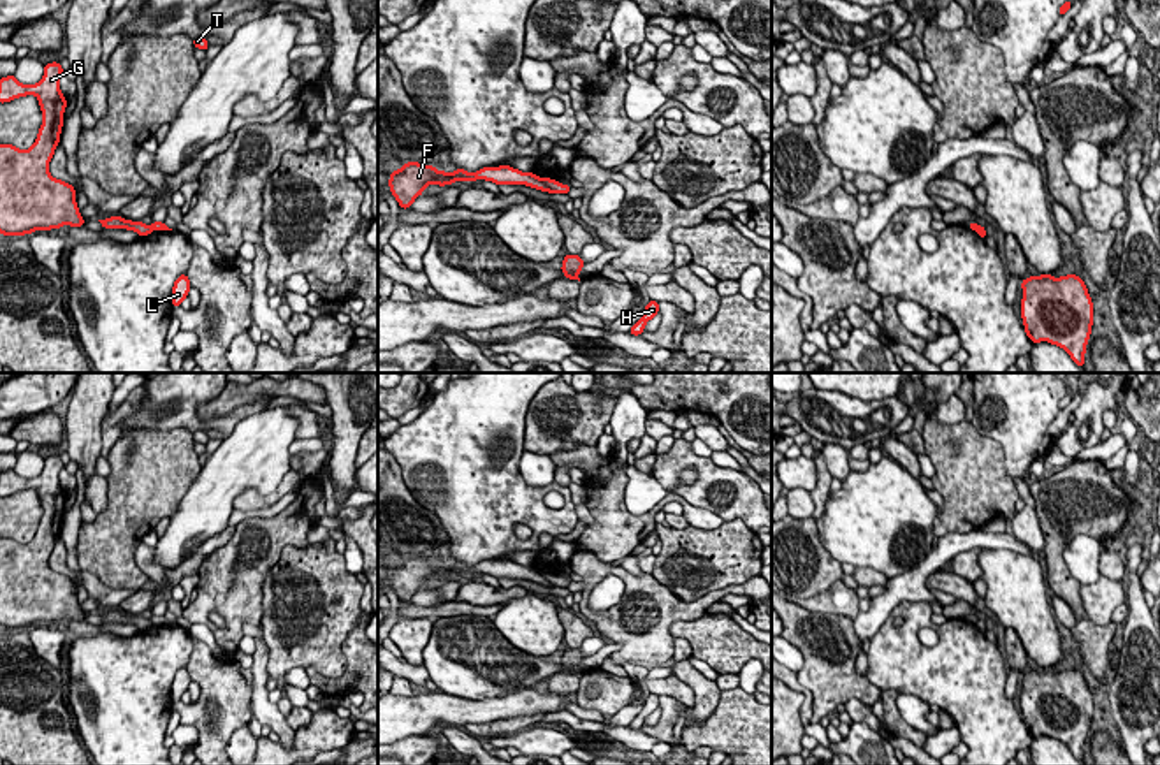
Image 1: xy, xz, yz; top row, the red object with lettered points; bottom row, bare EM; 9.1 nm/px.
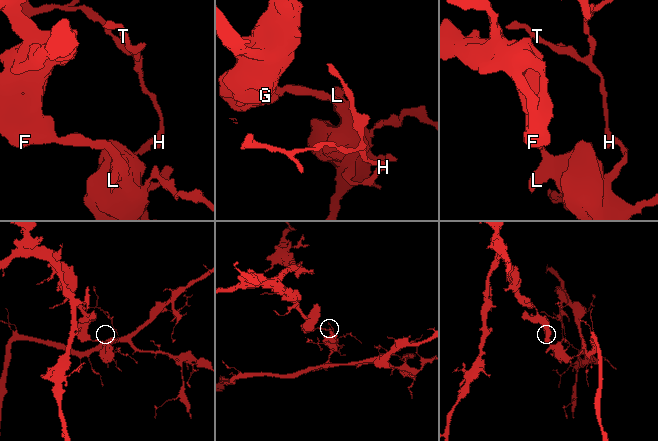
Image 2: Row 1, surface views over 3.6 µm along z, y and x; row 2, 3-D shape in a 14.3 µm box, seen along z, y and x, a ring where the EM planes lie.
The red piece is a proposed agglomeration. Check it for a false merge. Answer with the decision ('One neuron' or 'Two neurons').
Two neurons

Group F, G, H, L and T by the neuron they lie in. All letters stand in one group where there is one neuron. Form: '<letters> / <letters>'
F G / H L T

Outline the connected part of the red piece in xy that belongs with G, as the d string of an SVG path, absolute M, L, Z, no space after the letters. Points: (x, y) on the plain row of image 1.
M58 455L44 459L44 470L35 478L19 477L14 468L0 473L0 498L19 491L35 489L42 505L42 519L35 536L28 543L19 543L12 538L0 538L0 628L25 630L35 624L51 624L63 619L84 621L84 612L79 608L74 593L76 582L67 575L56 573L49 568L49 556L60 536L63 521L63 506L67 492L60 484L60 471L63 461Z

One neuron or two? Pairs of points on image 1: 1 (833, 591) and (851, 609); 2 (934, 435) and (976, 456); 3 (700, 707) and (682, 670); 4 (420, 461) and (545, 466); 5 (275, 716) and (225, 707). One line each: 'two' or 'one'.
1: one
2: one
3: one
4: two
5: two

